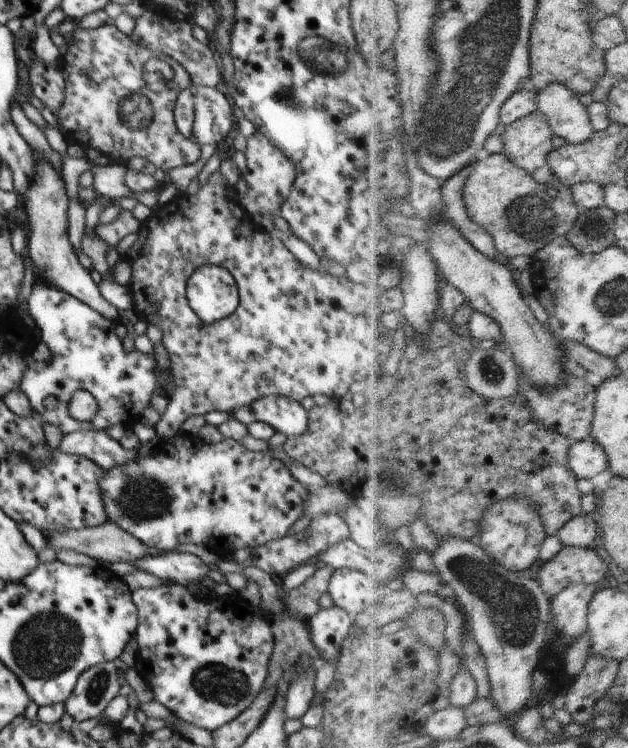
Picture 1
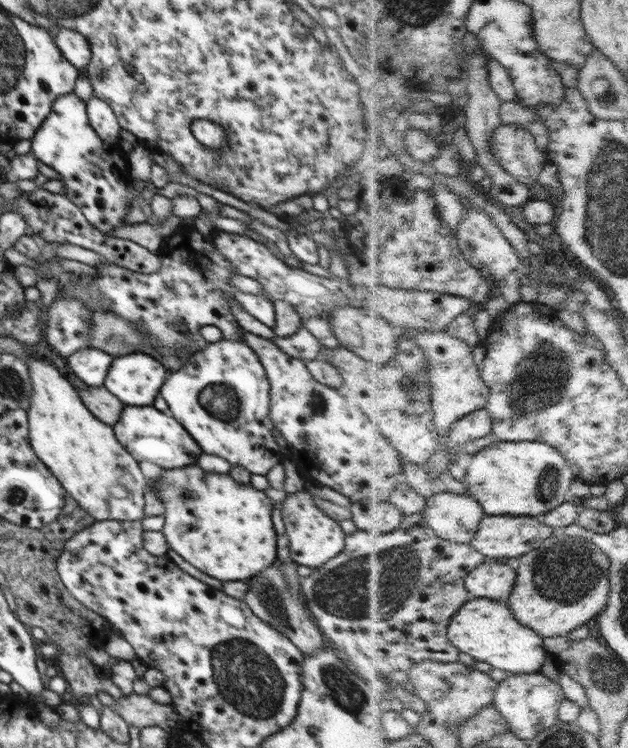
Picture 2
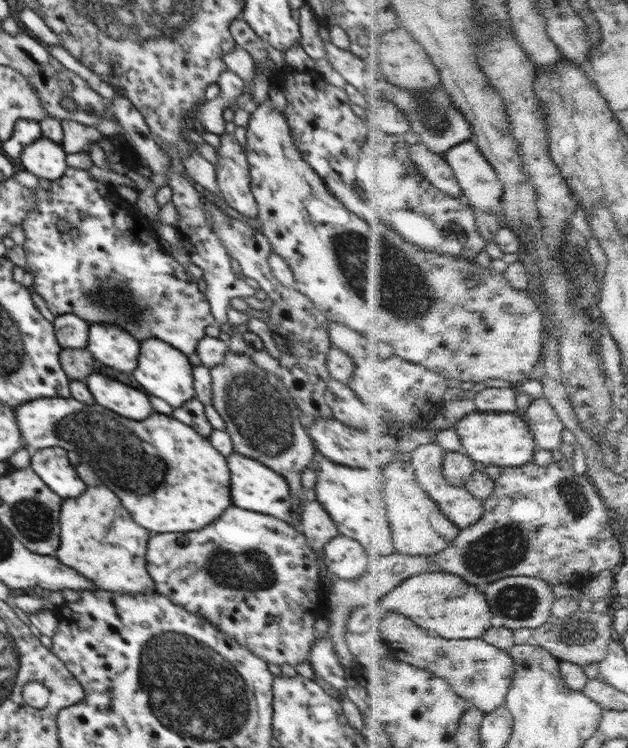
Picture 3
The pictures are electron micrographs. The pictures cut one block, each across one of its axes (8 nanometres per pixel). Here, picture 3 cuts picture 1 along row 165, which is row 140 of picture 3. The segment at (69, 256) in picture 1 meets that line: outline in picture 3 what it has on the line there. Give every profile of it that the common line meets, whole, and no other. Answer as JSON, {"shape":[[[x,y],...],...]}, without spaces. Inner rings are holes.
{"shape":[[[40,137],[22,150],[20,164],[38,179],[56,181],[63,177],[68,164],[60,143]]]}

